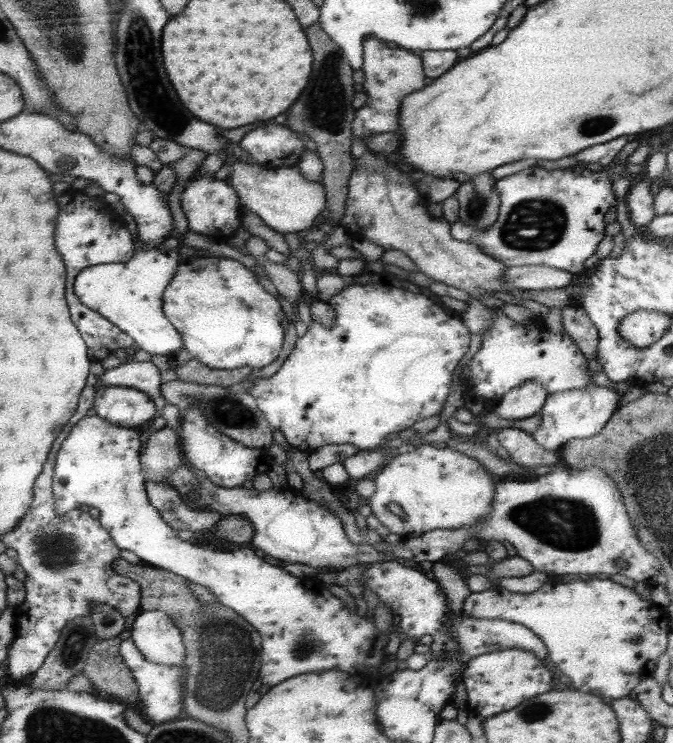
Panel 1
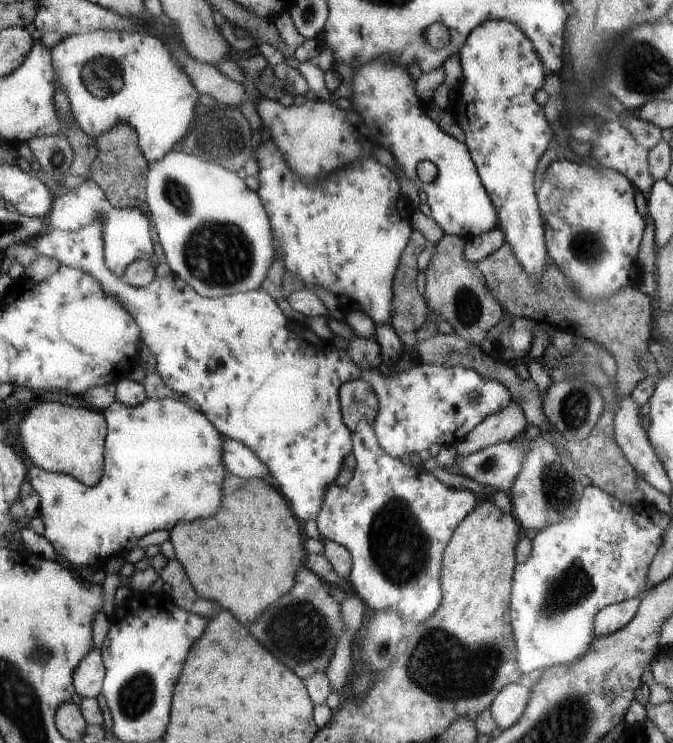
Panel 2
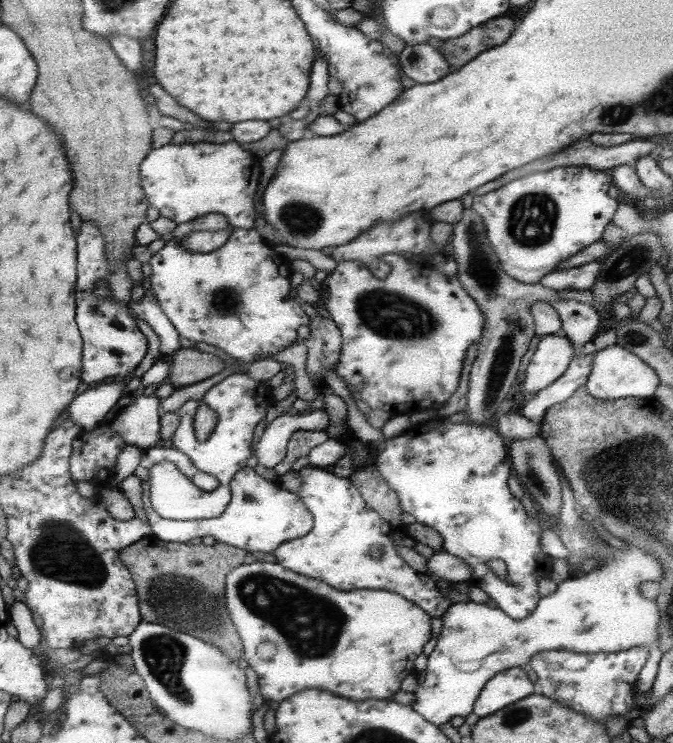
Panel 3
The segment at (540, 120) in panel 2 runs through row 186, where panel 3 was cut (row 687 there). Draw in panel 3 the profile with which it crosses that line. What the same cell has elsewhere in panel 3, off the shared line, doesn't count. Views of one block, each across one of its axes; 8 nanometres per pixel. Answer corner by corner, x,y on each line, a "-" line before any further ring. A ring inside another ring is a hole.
512,667
494,675
488,683
490,686
486,685
486,690
481,695
482,698
478,700
476,714
484,718
508,704
514,704
530,696
534,692
534,686
532,686
534,678
528,674
530,673
526,667

